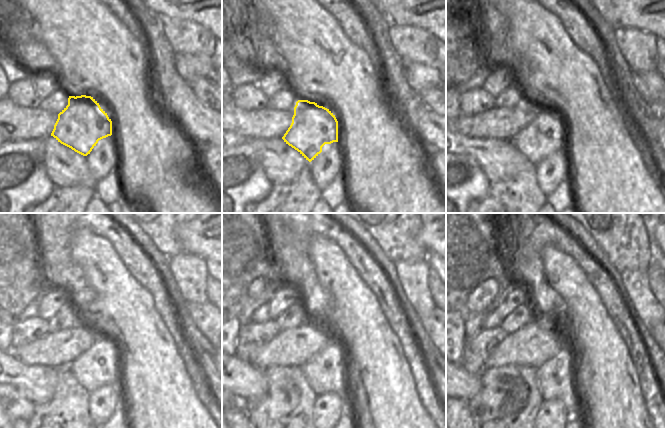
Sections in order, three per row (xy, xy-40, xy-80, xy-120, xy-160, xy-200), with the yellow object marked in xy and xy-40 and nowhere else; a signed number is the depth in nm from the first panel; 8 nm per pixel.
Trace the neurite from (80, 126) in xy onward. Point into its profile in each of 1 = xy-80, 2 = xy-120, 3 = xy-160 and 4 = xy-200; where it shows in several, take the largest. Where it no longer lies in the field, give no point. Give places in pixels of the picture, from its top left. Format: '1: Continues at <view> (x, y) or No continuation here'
1: Continues at xy-80 (547, 127)
2: Continues at xy-120 (104, 351)
3: Continues at xy-160 (333, 351)
4: Continues at xy-200 (544, 383)

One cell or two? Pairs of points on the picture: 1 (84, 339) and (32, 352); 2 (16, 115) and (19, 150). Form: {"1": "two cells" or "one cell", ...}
{"1": "one cell", "2": "two cells"}

